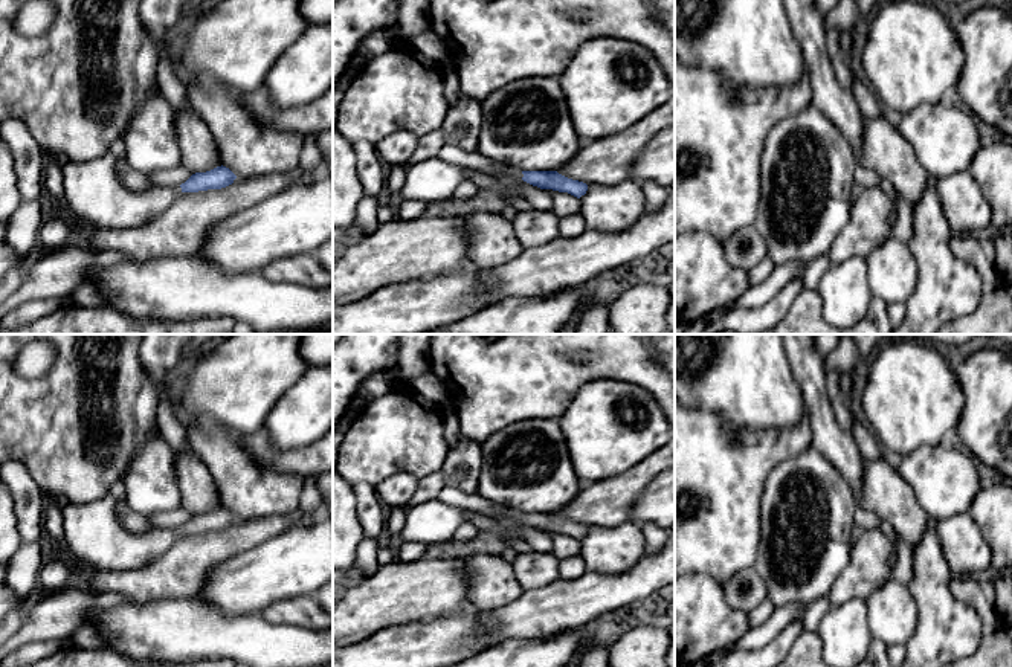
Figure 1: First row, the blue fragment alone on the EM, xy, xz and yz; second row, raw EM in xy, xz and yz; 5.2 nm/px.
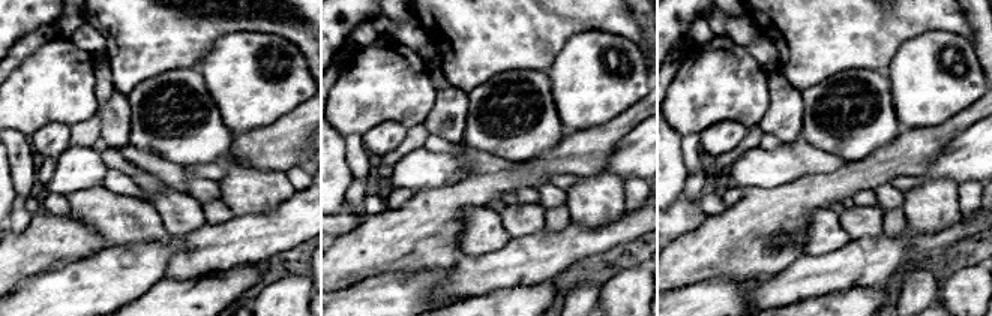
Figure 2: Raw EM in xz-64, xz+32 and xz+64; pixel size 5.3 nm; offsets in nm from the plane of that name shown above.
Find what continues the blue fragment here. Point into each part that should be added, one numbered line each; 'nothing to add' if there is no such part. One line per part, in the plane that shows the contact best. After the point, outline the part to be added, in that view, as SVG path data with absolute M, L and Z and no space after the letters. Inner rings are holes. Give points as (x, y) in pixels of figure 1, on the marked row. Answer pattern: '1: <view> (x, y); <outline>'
1: xz (512, 173); M501 163L502 165L502 163ZM502 165L502 168L504 168L504 172L502 174L499 174L498 177L495 177L496 180L502 180L504 177L510 177L510 179L522 179L524 177L524 174L522 174L522 171L519 171L519 169L516 169L516 168L508 168L508 166L505 166L505 165Z

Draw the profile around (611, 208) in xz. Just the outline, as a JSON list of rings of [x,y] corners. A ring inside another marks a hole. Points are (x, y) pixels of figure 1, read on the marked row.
[[[633,180],[615,185],[588,185],[580,198],[579,214],[586,229],[618,234],[633,226],[646,212],[643,186]]]

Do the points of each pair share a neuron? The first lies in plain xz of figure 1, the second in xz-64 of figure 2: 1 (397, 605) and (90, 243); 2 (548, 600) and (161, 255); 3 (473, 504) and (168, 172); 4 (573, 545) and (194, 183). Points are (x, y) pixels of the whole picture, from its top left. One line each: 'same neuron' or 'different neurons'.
1: same neuron
2: different neurons
3: same neuron
4: same neuron

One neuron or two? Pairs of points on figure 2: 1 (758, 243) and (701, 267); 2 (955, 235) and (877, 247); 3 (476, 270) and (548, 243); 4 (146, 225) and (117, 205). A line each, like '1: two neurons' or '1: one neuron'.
1: one neuron
2: one neuron
3: one neuron
4: one neuron

